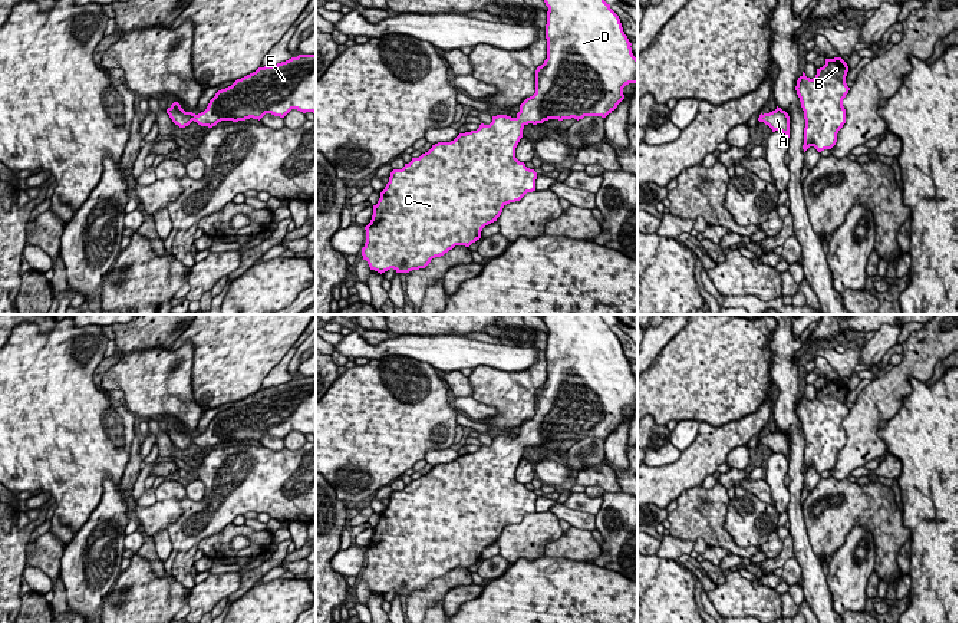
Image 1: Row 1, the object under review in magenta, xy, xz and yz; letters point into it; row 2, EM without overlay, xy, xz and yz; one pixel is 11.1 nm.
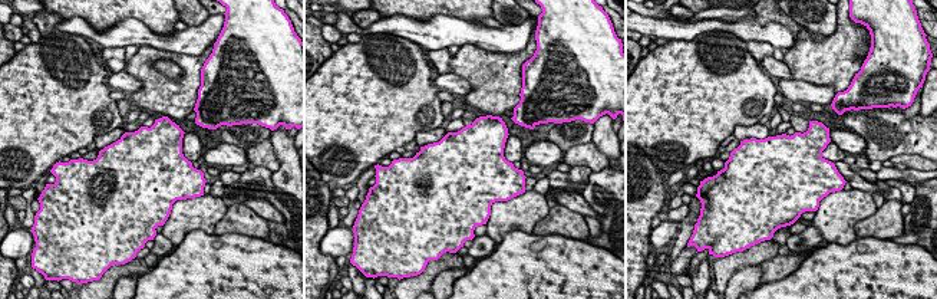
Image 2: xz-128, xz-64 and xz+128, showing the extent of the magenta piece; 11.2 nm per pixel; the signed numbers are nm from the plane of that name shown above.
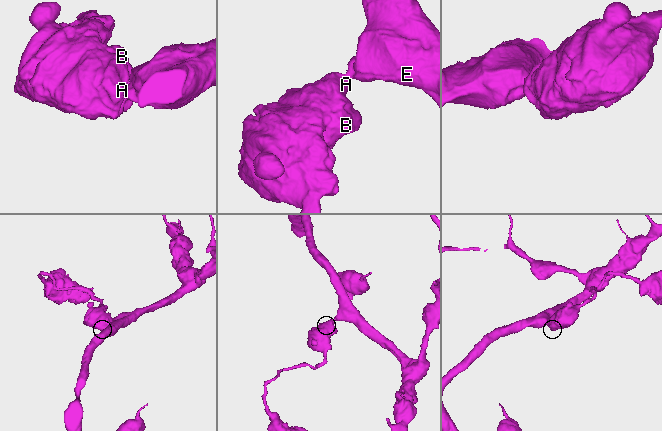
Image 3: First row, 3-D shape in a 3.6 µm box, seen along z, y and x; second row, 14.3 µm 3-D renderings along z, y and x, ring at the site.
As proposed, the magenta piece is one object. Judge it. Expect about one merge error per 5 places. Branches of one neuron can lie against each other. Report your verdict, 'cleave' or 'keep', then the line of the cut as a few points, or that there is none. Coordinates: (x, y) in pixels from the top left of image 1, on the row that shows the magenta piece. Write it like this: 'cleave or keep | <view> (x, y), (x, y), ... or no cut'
keep | no cut

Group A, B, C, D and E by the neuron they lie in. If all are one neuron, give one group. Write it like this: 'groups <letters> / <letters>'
groups A B C D E

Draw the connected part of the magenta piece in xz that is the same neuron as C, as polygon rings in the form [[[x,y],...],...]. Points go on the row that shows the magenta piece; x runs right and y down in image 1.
[[[544,0],[544,3],[548,7],[547,59],[535,70],[535,93],[520,105],[515,118],[492,116],[490,125],[481,123],[477,131],[459,134],[451,142],[438,142],[419,158],[412,158],[402,169],[390,172],[389,182],[380,192],[378,204],[373,205],[372,220],[365,227],[366,243],[362,256],[370,270],[380,274],[390,268],[396,273],[409,273],[425,268],[432,258],[444,256],[455,245],[469,247],[481,238],[485,225],[497,221],[507,204],[520,201],[527,192],[535,191],[537,172],[515,158],[515,148],[525,125],[537,125],[548,119],[606,118],[624,99],[623,88],[637,83],[637,59],[610,4],[604,0]]]

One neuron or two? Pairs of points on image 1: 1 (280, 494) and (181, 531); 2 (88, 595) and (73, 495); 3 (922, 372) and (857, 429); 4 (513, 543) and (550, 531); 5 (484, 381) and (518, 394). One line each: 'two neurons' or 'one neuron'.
1: one neuron
2: two neurons
3: one neuron
4: one neuron
5: one neuron

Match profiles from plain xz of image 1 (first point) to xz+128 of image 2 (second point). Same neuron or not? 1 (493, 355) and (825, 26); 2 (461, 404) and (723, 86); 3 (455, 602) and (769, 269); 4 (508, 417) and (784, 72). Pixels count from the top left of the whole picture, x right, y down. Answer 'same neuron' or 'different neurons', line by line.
1: different neurons
2: different neurons
3: same neuron
4: different neurons

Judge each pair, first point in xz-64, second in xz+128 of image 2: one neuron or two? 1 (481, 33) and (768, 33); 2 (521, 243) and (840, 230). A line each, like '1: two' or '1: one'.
1: one
2: two

